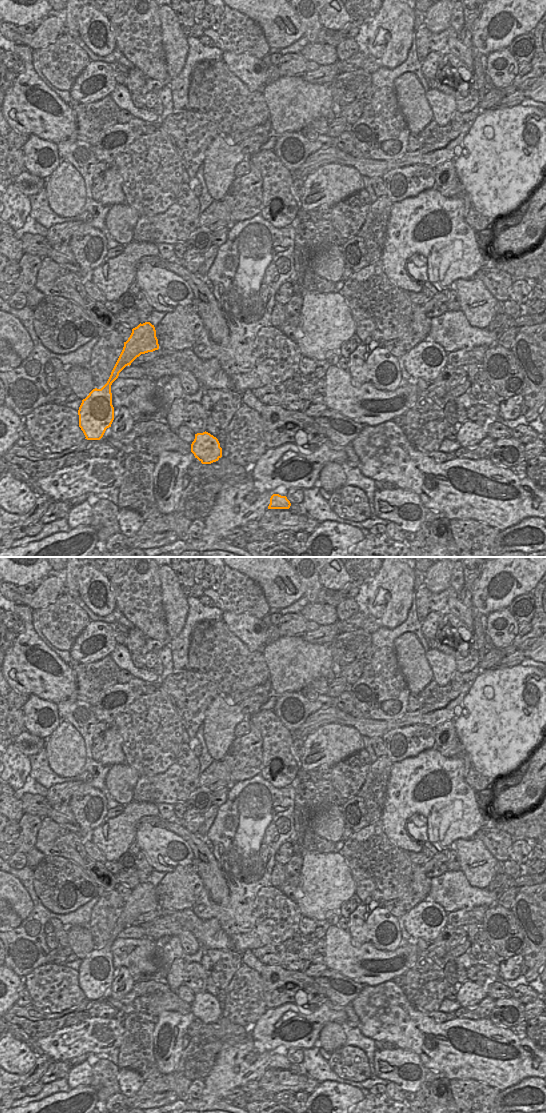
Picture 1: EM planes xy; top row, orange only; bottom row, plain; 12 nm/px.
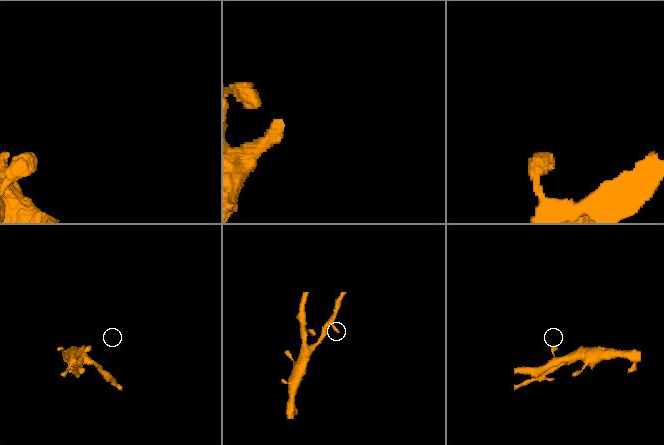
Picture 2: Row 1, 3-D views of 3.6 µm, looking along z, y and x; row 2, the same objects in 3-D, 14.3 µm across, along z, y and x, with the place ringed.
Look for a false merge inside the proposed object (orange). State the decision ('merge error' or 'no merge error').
no merge error

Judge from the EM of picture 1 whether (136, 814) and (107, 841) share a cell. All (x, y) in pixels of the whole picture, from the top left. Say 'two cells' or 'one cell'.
one cell

